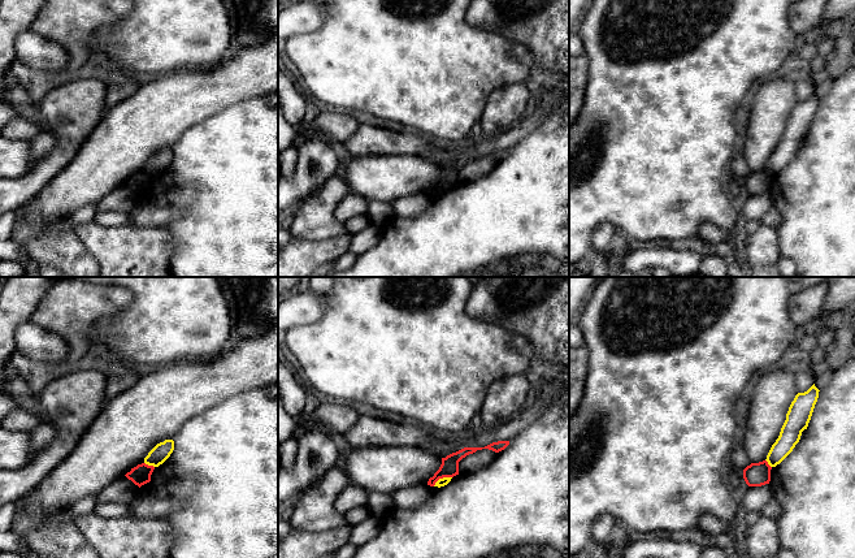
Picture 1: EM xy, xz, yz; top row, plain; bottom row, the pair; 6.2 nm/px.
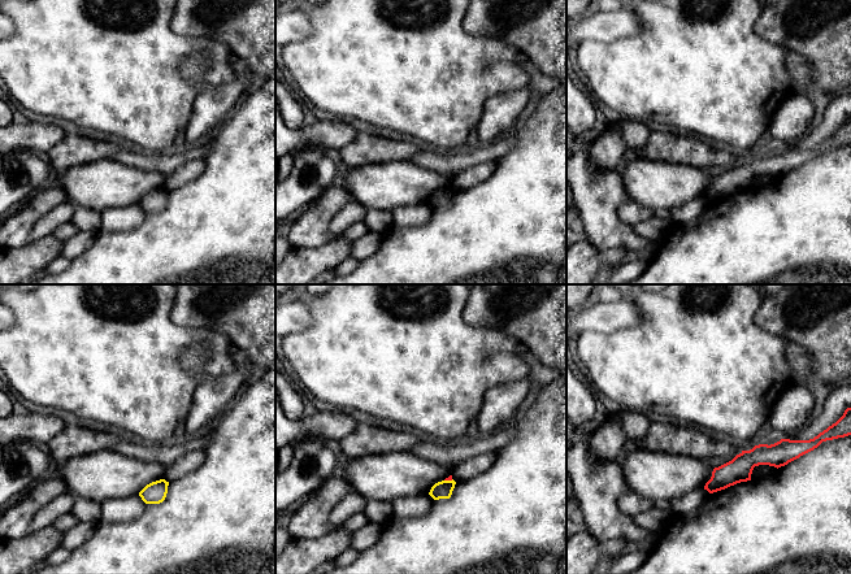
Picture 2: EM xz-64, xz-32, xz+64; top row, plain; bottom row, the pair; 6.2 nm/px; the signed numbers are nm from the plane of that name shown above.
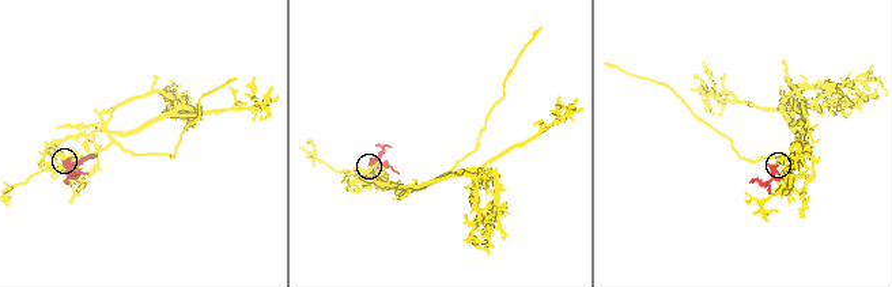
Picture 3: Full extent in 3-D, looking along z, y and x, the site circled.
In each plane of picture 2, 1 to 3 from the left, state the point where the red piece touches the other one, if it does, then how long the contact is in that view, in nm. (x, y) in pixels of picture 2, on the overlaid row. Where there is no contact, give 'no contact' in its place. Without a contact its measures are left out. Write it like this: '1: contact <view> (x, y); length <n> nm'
1: no contact
2: contact xz-32 (448, 481); length 60 nm
3: no contact

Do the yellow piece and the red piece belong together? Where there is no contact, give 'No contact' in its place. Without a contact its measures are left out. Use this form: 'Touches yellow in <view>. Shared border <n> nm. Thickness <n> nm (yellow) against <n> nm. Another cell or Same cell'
Touches yellow in xz. Shared border 130 nm. Thickness 50 nm (yellow) against 110 nm. Another cell

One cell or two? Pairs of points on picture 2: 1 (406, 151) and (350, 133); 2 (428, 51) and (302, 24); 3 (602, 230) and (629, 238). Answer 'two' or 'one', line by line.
1: two
2: two
3: one

